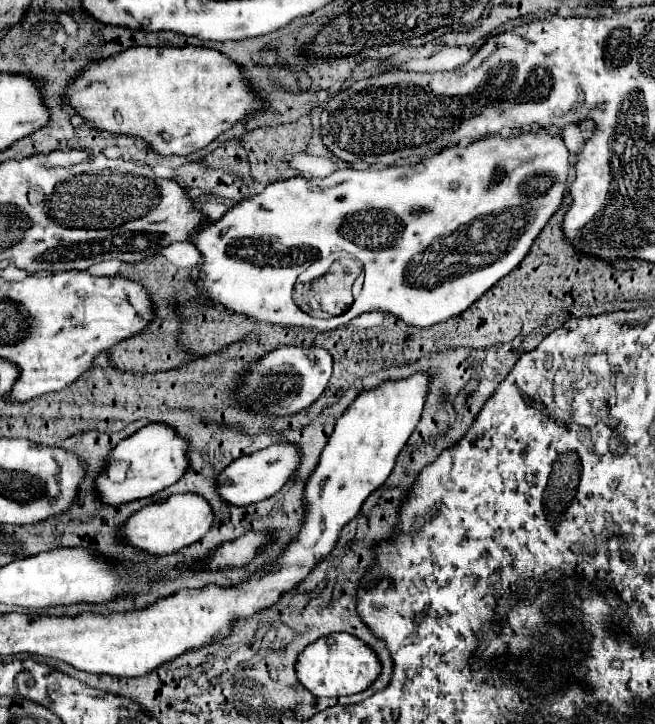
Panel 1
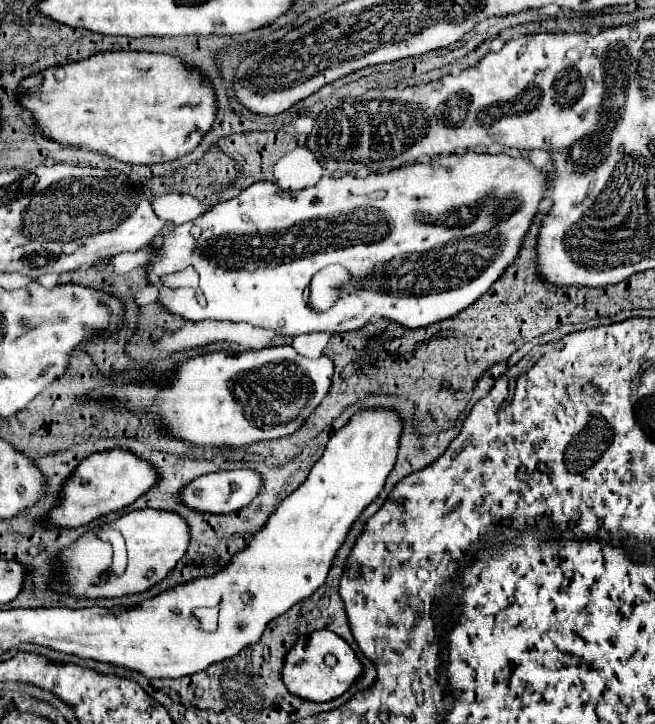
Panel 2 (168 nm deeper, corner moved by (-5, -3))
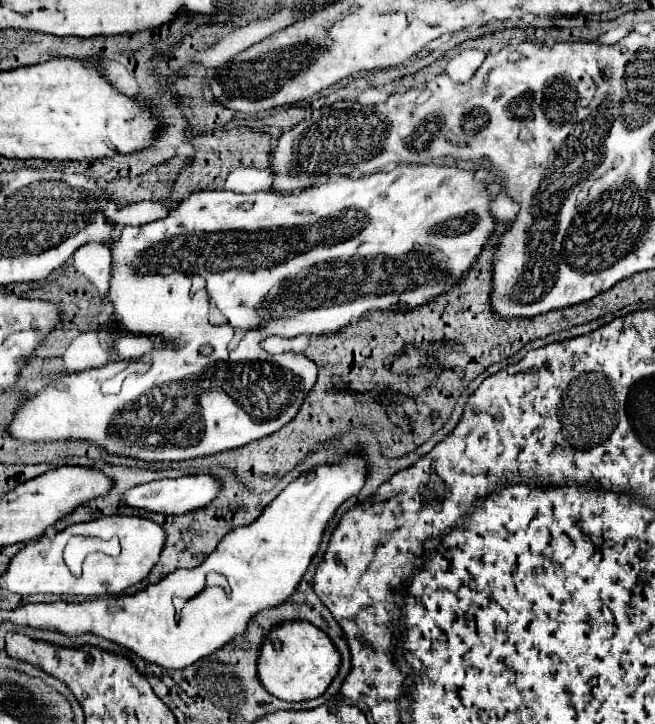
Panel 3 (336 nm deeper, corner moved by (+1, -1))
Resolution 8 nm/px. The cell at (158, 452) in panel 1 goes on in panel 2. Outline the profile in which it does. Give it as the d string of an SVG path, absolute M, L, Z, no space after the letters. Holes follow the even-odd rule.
M113 448L105 452L95 452L87 456L75 470L75 474L67 480L63 488L63 500L61 504L51 510L49 524L51 526L83 526L91 520L111 514L115 510L121 510L125 506L131 506L139 496L147 494L151 486L159 482L159 472L151 462L137 456L131 450L125 448Z

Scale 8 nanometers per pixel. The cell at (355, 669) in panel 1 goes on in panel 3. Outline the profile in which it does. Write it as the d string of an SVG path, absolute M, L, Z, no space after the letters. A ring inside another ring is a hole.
M285 620L271 628L259 648L257 676L269 694L287 702L301 702L321 696L339 672L339 652L325 632L311 622Z

